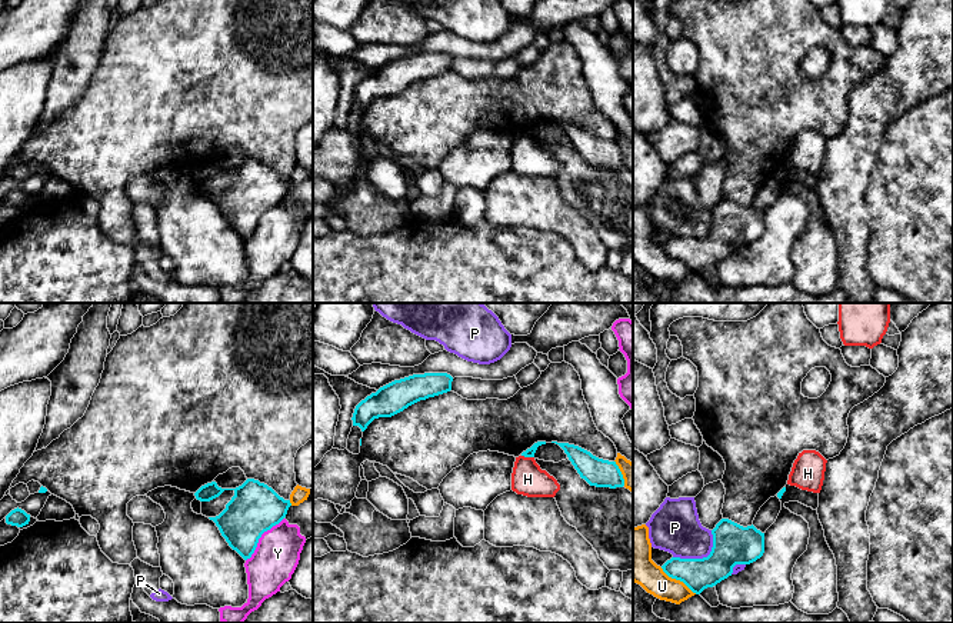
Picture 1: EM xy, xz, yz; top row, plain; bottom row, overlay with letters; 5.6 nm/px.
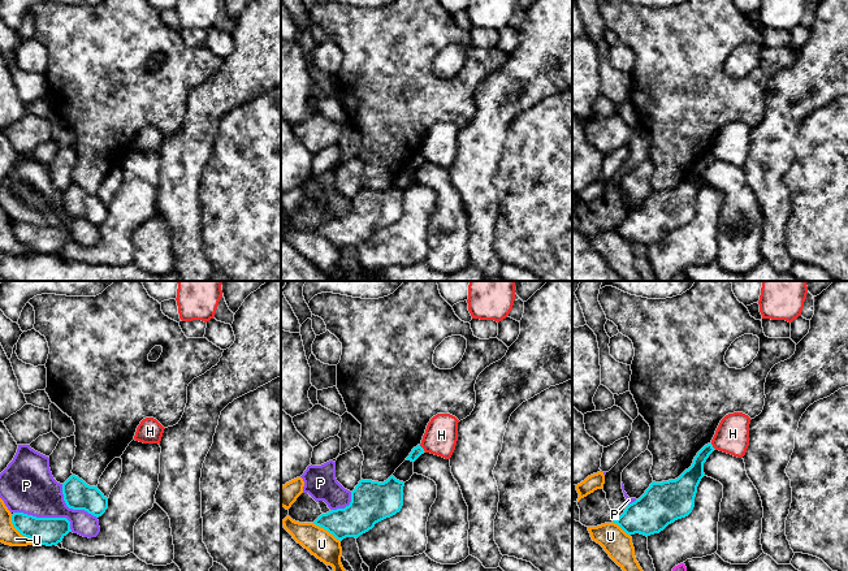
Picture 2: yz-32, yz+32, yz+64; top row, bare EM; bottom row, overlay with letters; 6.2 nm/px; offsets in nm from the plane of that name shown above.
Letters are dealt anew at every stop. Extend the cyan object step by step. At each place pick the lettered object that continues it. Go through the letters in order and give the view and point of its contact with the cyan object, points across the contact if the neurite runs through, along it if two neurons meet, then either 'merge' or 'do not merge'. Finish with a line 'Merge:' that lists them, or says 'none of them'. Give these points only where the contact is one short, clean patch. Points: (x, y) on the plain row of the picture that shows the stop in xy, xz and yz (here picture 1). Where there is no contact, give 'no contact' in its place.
H: meets cyan in xz at (527, 136); border along xz (522, 135), (533, 137); do not merge
P: meets cyan in yz at (703, 237); do not merge
U: meets cyan in yz at (679, 259); do not merge
Y: meets cyan in xy at (260, 216); border along xy (283, 197), (262, 215), (255, 232), (246, 240); do not merge
Merge: none of them

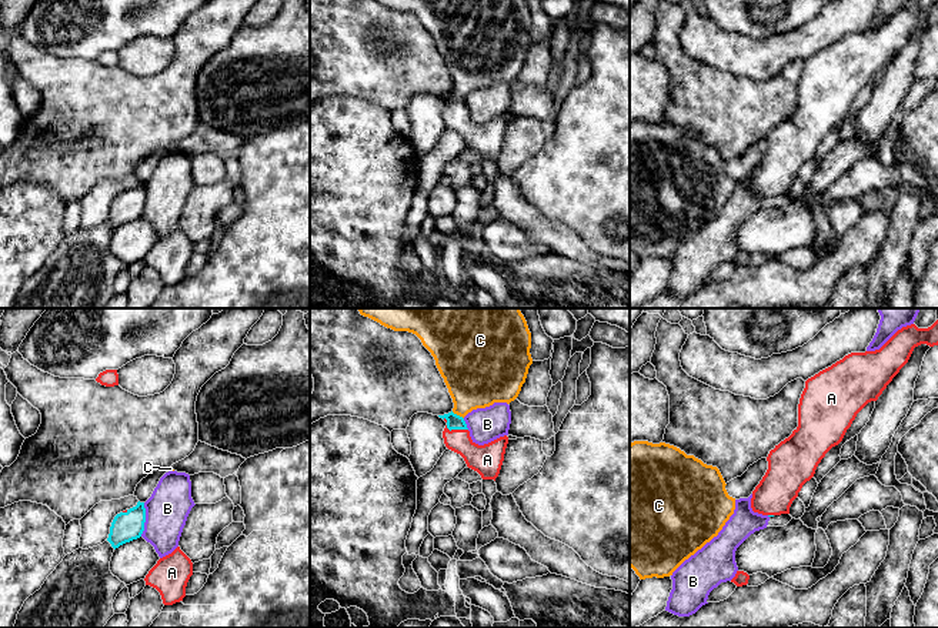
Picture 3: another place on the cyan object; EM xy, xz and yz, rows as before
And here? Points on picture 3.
A: meets cyan in xz at (457, 109); runs through xz (454, 102), (457, 109), (457, 116), (487, 140); merge
B: meets cyan in xy at (144, 200); border along xy (144, 183), (144, 210), (140, 216); do not merge
C: meets cyan in xz at (456, 94); do not merge
Merge: A

